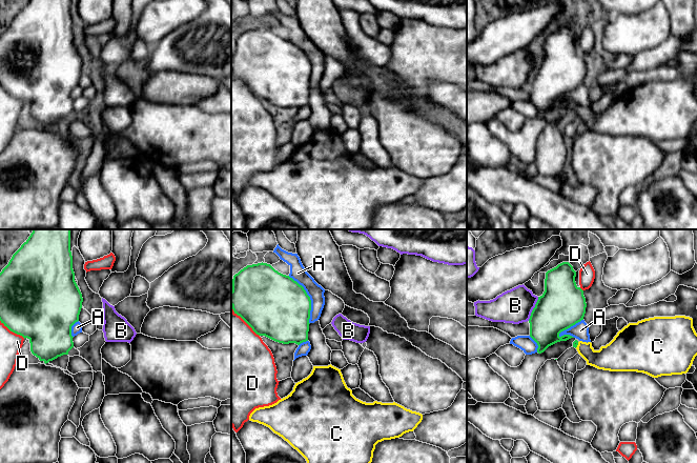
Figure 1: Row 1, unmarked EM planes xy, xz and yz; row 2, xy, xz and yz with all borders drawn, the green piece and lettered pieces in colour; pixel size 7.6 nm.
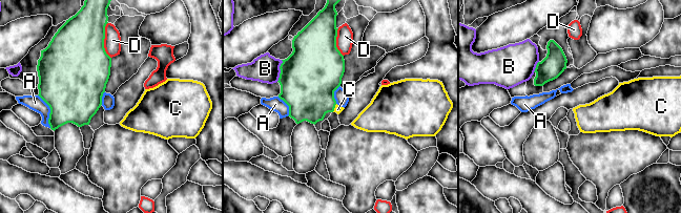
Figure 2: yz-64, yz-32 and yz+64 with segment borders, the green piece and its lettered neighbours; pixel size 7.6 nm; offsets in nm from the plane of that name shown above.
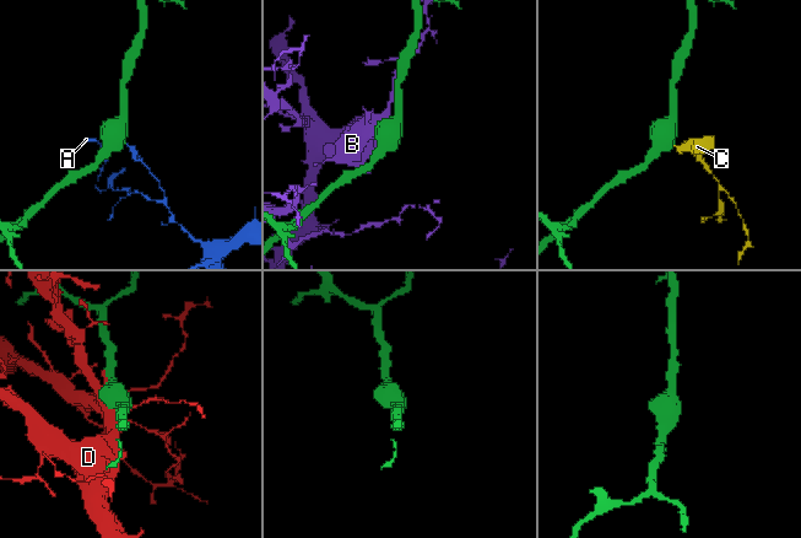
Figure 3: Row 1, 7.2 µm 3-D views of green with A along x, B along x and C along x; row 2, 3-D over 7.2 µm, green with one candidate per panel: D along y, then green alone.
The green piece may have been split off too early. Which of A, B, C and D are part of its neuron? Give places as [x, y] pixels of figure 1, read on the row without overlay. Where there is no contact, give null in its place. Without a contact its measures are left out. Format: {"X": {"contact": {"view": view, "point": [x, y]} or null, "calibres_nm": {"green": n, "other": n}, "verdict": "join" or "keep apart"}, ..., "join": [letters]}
{"A": {"contact": {"view": "xz", "point": [309, 62]}, "calibres_nm": {"green": 480, "other": 120}, "verdict": "keep apart"}, "B": {"contact": {"view": "yz", "point": [533, 73]}, "calibres_nm": {"green": 360, "other": 260}, "verdict": "keep apart"}, "C": {"contact": {"view": "yz", "point": [577, 108]}, "calibres_nm": {"green": 50, "other": 180}, "verdict": "join"}, "D": {"contact": {"view": "xz", "point": [243, 83]}, "calibres_nm": {"green": 480, "other": 440}, "verdict": "keep apart"}, "join": ["C"]}

